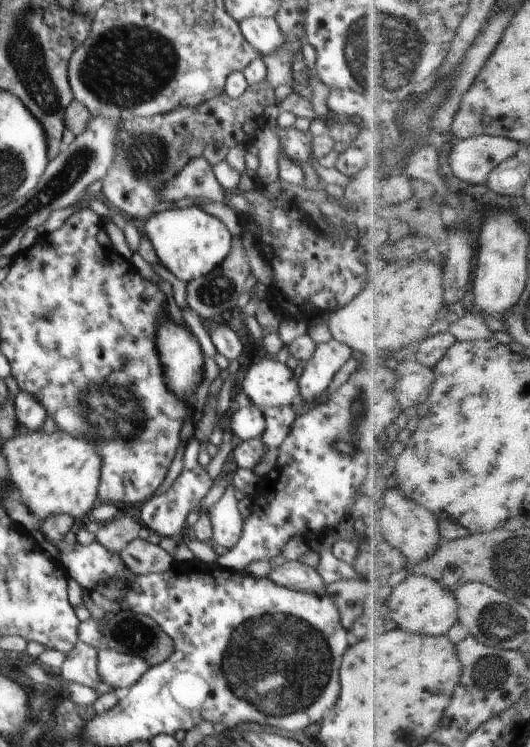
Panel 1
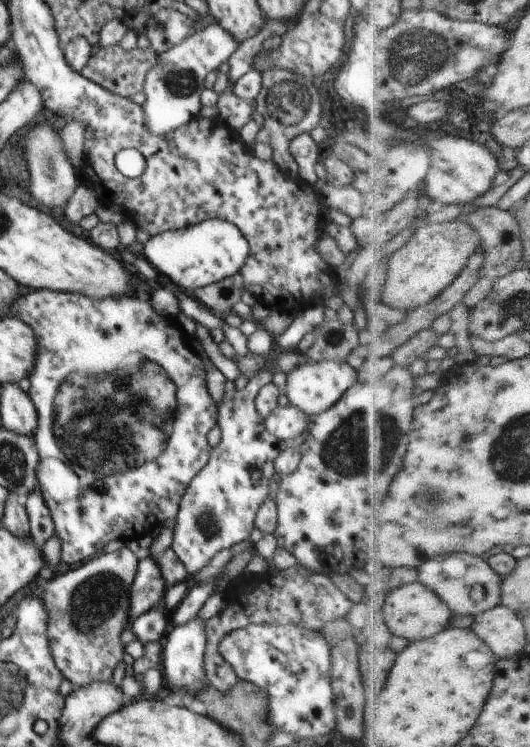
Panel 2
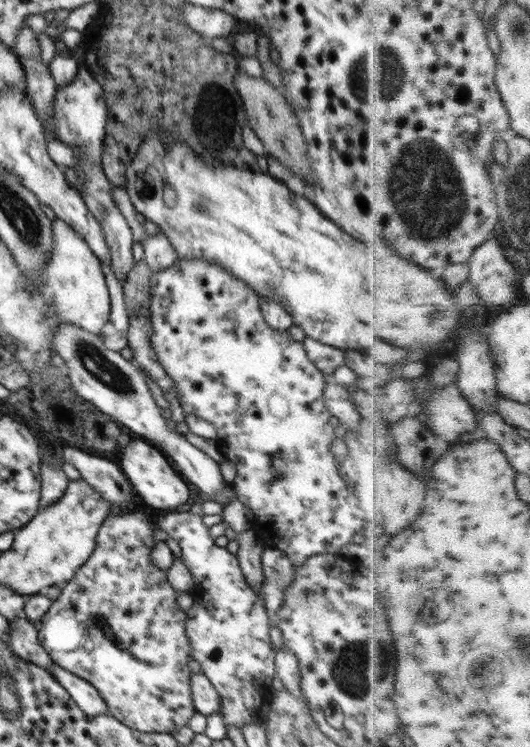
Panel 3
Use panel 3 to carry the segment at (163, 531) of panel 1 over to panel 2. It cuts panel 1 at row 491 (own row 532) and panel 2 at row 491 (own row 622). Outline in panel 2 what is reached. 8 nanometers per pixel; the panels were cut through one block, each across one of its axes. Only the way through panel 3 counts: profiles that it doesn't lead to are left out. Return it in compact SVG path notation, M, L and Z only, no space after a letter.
M268 368L263 369L256 376L253 376L248 381L245 388L240 391L236 390L233 381L228 379L225 382L224 396L222 398L222 401L217 403L217 424L221 430L221 440L216 447L211 448L210 456L208 462L206 463L206 466L204 466L204 468L200 470L198 474L196 474L196 476L190 481L190 484L187 486L187 489L185 490L185 493L181 498L179 504L179 511L176 515L175 523L173 526L174 537L171 549L176 553L176 556L178 556L178 558L182 561L182 564L184 564L190 576L196 575L198 572L200 572L200 570L202 570L202 568L204 568L204 566L208 566L208 563L210 562L210 560L212 560L212 558L214 558L214 555L218 551L224 550L224 548L230 548L231 546L234 546L235 544L238 544L243 540L249 540L250 532L252 532L252 529L255 527L255 516L257 515L258 509L263 505L263 502L266 501L268 498L268 490L270 490L270 480L272 480L272 478L277 478L275 472L276 457L283 450L286 450L290 446L290 443L285 440L279 439L277 436L270 434L270 432L266 430L265 419L262 418L261 414L256 410L255 407L255 398L258 394L258 391L264 385L272 383L272 376L272 371L270 371Z

